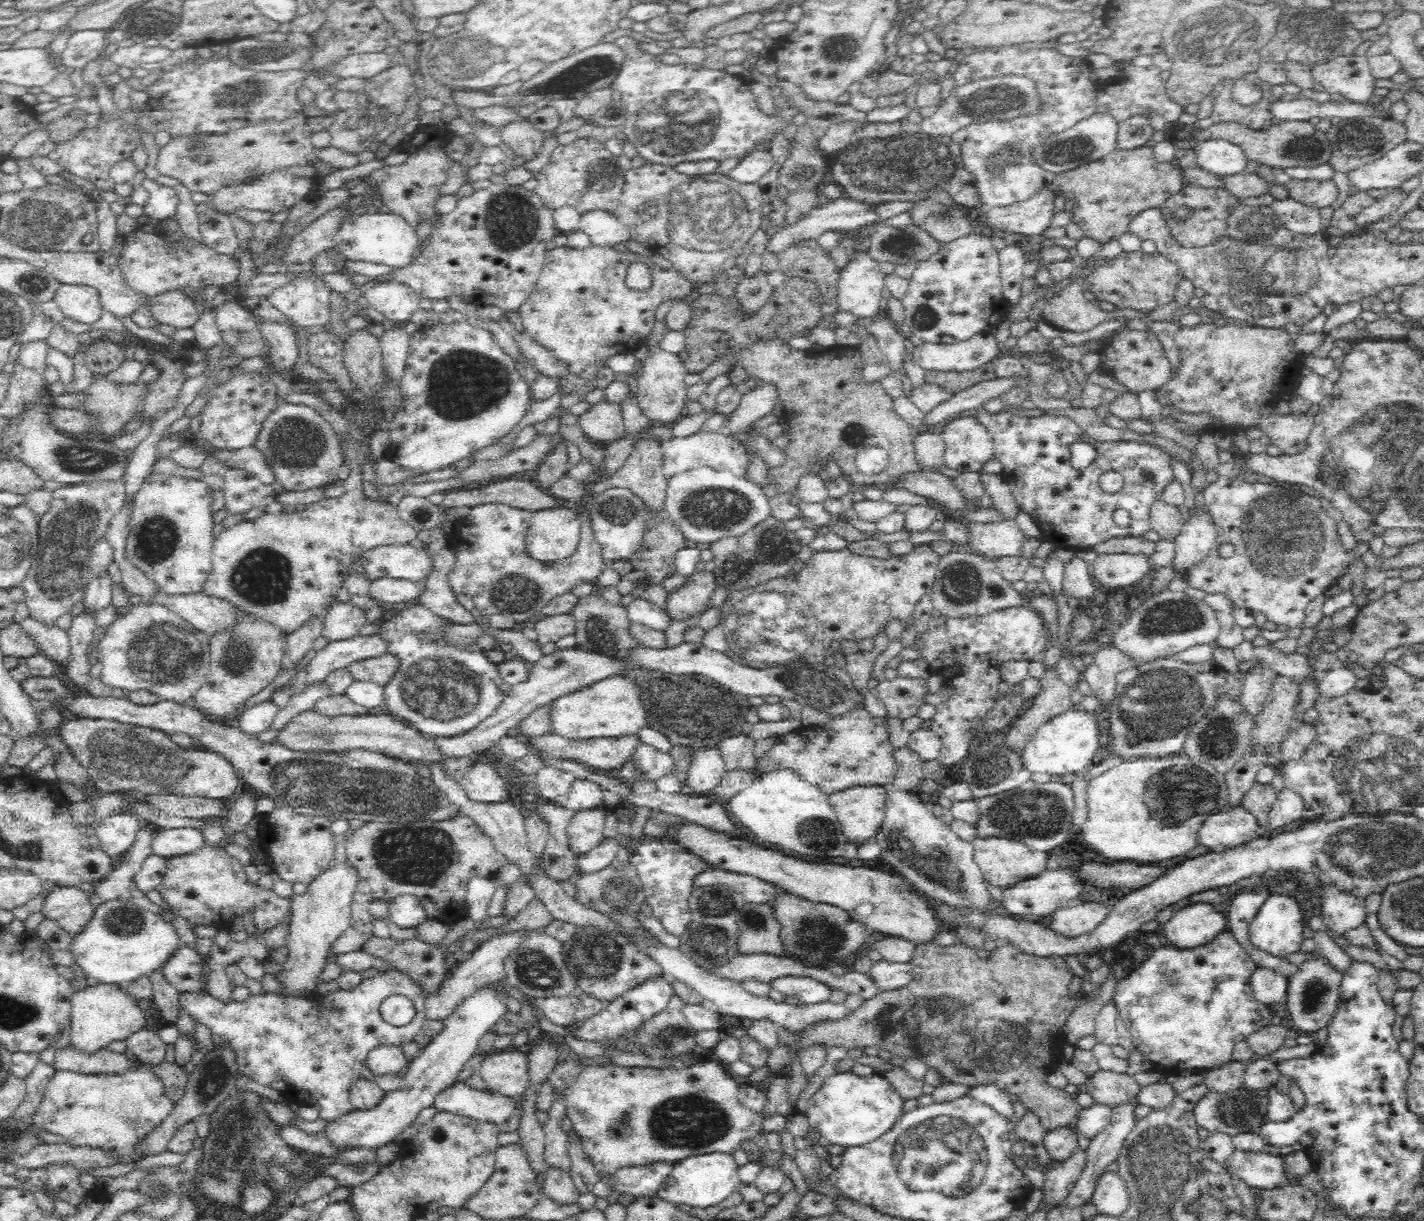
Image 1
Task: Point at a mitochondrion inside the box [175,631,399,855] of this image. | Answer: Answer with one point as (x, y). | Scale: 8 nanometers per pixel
(321, 735)

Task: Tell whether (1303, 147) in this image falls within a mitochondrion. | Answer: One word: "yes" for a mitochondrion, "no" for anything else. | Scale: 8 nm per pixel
yes

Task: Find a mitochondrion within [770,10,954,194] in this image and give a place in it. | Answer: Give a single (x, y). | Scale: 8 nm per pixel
(839, 49)

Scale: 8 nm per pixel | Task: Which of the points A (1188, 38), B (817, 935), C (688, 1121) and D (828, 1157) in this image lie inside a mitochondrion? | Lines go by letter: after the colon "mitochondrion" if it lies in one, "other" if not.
A: mitochondrion
B: mitochondrion
C: mitochondrion
D: other

